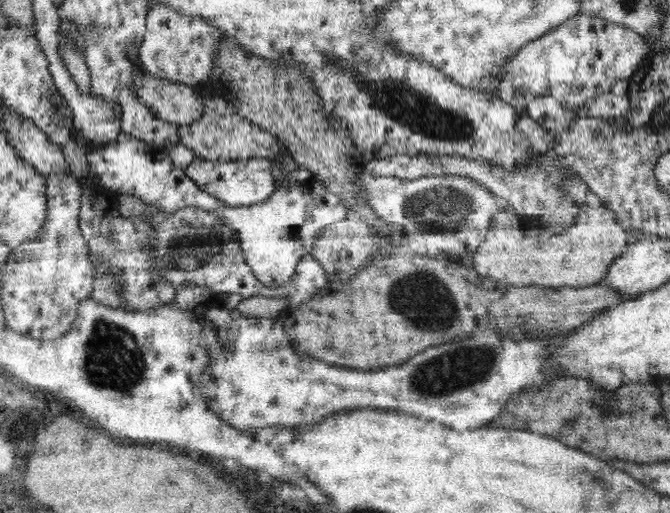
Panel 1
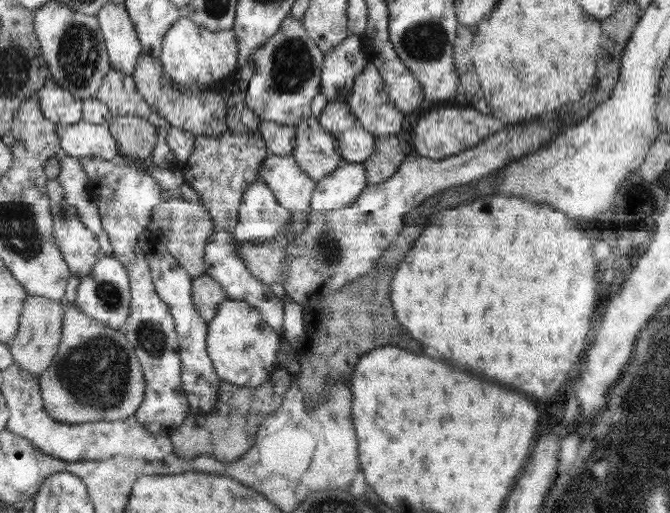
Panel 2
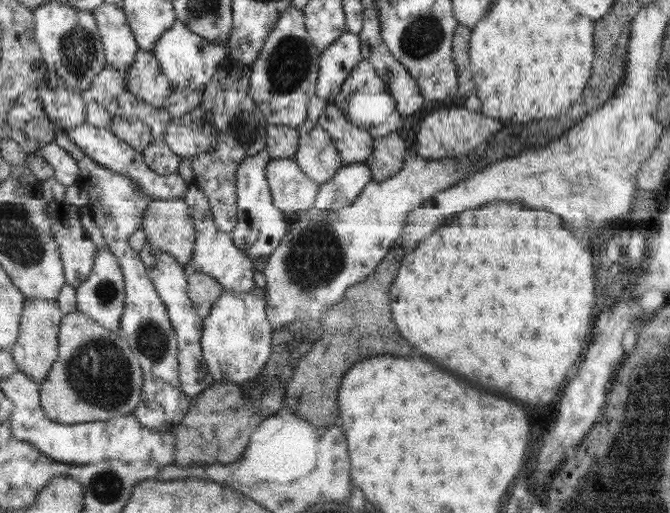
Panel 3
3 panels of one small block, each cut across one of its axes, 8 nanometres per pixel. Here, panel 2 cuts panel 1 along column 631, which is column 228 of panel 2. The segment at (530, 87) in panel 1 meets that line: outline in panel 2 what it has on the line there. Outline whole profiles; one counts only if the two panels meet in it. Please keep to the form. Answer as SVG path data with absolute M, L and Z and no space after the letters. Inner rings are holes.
M181 17L164 36L161 47L161 62L164 74L183 87L192 84L206 86L233 79L238 66L239 43L234 30L211 32L190 18Z

